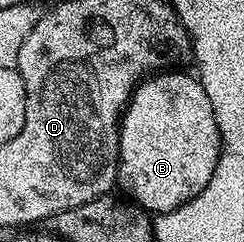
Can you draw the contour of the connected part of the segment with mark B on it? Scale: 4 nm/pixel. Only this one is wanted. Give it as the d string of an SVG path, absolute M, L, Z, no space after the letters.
M155 72L134 88L130 102L122 112L122 124L118 127L117 184L120 189L122 185L121 192L129 200L151 215L172 211L200 195L200 191L208 187L212 171L216 171L222 150L216 115L212 115L212 103L208 103L208 95L204 95L204 87L197 76L166 72Z

